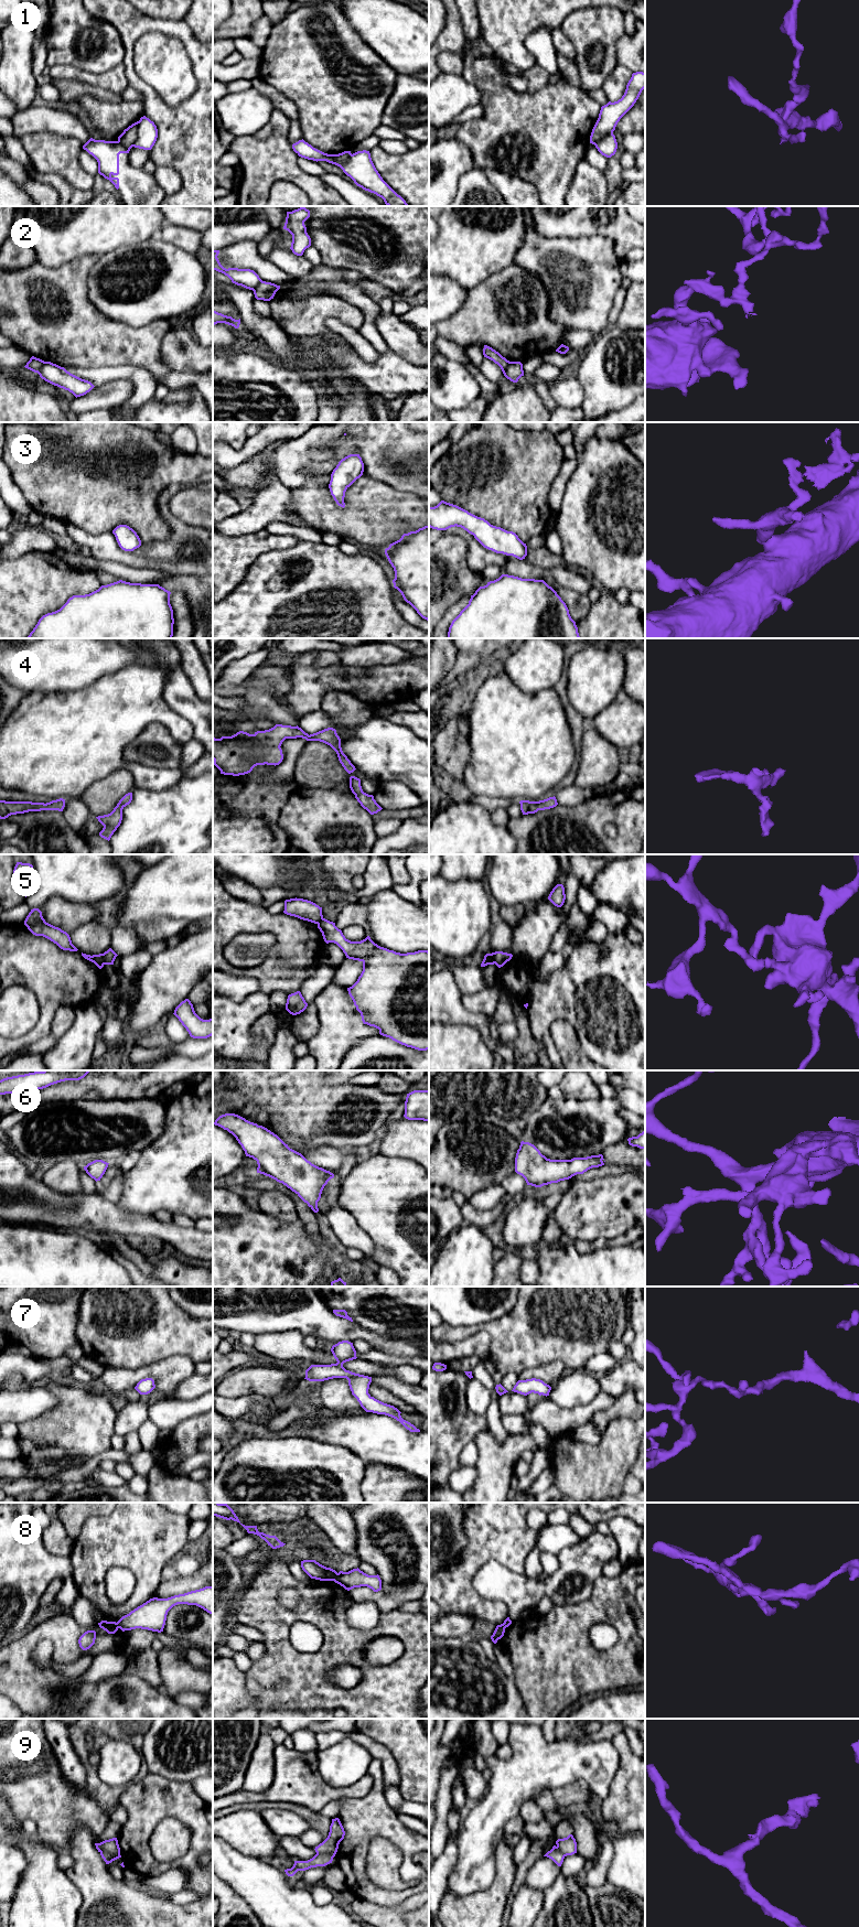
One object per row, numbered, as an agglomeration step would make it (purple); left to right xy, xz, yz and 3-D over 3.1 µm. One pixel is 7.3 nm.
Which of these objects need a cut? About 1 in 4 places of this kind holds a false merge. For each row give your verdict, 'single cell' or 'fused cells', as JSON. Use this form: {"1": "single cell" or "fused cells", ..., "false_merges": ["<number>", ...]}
{"1": "fused cells", "2": "fused cells", "3": "single cell", "4": "single cell", "5": "fused cells", "6": "single cell", "7": "single cell", "8": "fused cells", "9": "fused cells", "false_merges": ["1", "2", "5", "8", "9"]}

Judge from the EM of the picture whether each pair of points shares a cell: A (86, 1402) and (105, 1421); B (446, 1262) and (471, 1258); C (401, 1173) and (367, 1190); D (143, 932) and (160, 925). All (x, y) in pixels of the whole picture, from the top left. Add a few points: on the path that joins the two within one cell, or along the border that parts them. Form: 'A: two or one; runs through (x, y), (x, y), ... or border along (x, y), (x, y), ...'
A: one; runs through (90, 1407), (100, 1417)
B: one; runs through (452, 1262), (464, 1262)
C: one; runs through (393, 1182), (385, 1190), (376, 1190)
D: one; runs through (148, 932), (156, 929)

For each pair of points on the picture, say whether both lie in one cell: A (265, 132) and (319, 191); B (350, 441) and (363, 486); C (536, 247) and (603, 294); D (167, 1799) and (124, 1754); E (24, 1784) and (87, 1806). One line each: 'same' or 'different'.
A: different
B: different
C: same
D: different
E: same

